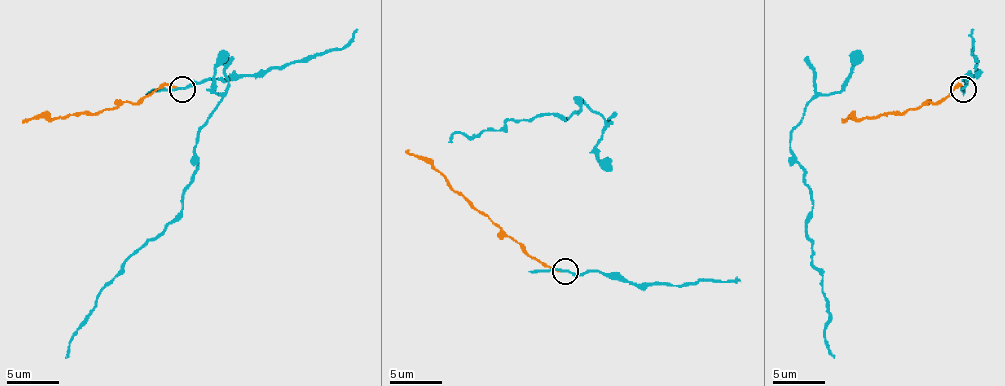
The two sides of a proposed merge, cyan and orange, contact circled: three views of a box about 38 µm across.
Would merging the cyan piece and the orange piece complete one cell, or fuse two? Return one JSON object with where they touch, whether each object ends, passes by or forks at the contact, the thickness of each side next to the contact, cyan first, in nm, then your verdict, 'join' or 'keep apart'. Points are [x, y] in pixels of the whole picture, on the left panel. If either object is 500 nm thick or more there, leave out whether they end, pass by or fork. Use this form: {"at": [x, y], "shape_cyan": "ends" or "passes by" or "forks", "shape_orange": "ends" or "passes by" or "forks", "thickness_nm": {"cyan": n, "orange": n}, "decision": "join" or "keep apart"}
{"at": [182, 89], "shape_cyan": "passes by", "shape_orange": "ends", "thickness_nm": {"cyan": 170, "orange": 110}, "decision": "keep apart"}

